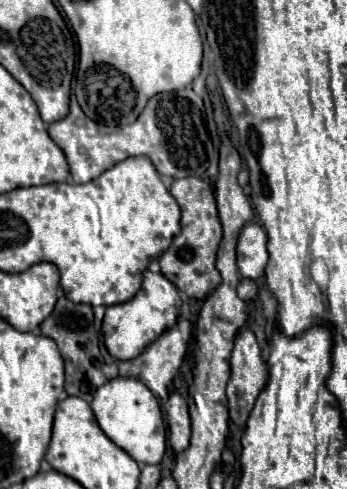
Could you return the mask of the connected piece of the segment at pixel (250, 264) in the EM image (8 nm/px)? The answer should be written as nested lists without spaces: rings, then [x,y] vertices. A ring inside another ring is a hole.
[[[250,222],[244,226],[240,232],[238,240],[238,268],[244,278],[258,280],[264,276],[264,268],[268,262],[268,252],[266,252],[266,232],[260,224]]]

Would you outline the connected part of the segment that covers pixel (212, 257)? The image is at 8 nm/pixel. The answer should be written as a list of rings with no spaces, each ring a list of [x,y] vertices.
[[[182,178],[174,180],[170,186],[170,194],[176,198],[178,206],[182,208],[182,218],[180,218],[180,234],[172,240],[170,248],[160,256],[160,268],[162,274],[186,296],[204,300],[218,284],[220,284],[220,272],[216,270],[216,250],[222,240],[222,226],[218,220],[218,210],[216,210],[216,200],[212,188],[196,178]]]

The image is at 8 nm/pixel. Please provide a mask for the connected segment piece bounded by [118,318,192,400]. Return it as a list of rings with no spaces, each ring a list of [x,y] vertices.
[[[178,318],[178,322],[176,322],[172,328],[164,330],[138,358],[128,360],[128,362],[118,362],[120,376],[138,378],[138,380],[144,382],[160,400],[166,400],[168,388],[170,388],[172,380],[178,376],[178,370],[180,370],[182,360],[184,360],[184,356],[186,356],[190,336],[192,336],[192,324],[190,324],[188,320],[184,320],[184,318]]]

